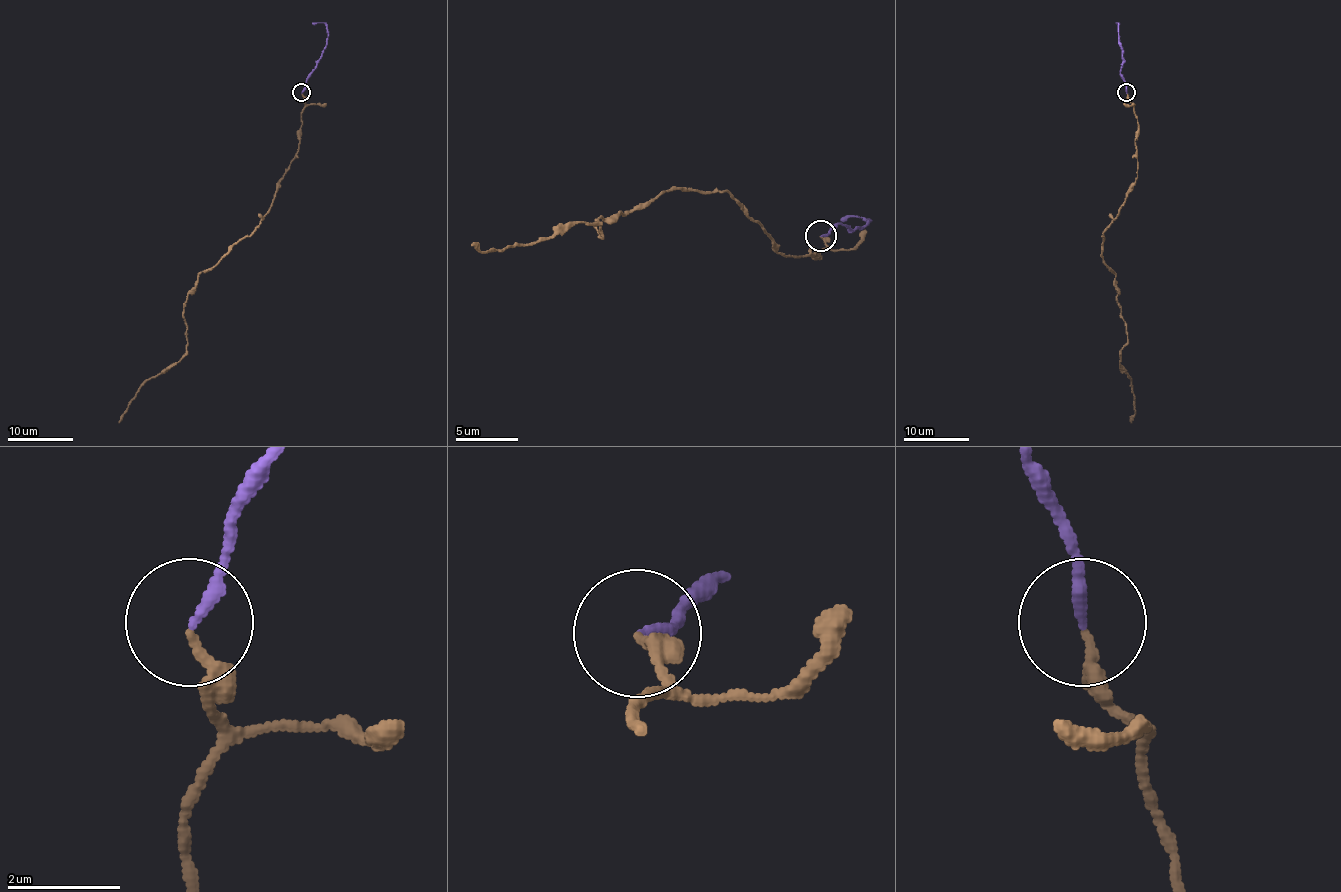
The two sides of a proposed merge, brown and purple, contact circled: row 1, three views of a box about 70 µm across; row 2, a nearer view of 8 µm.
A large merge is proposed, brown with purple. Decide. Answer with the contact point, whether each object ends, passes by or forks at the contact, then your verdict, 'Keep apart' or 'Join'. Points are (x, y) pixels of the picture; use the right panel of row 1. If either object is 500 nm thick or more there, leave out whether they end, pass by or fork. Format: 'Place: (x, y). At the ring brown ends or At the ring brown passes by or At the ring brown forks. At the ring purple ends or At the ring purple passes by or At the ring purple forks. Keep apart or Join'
Place: (1126, 92). At the ring brown ends. At the ring purple ends. Join

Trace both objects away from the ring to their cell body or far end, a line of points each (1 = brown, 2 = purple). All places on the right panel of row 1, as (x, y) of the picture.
1: (1127, 92), (1137, 177), (1102, 260), (1125, 323), (1130, 422)
2: (1127, 92), (1120, 73), (1119, 24)

